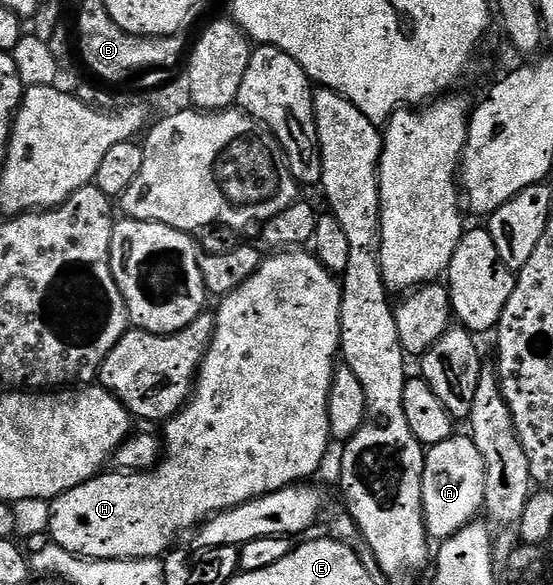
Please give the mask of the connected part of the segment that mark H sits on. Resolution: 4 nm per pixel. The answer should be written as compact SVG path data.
M282 251L266 256L262 260L259 271L243 283L243 287L235 287L226 297L220 298L218 309L215 309L217 326L213 332L213 342L203 359L201 369L193 392L185 406L174 417L164 422L163 456L157 466L146 473L119 473L102 471L87 483L79 487L71 487L71 491L60 493L52 498L50 504L50 521L48 534L52 542L76 557L97 560L147 560L164 558L174 548L180 533L196 530L205 524L210 517L228 509L239 507L264 493L274 493L285 489L288 485L304 482L325 461L325 452L331 446L329 436L329 396L333 386L333 374L339 365L341 351L341 282L316 255L309 251Z

